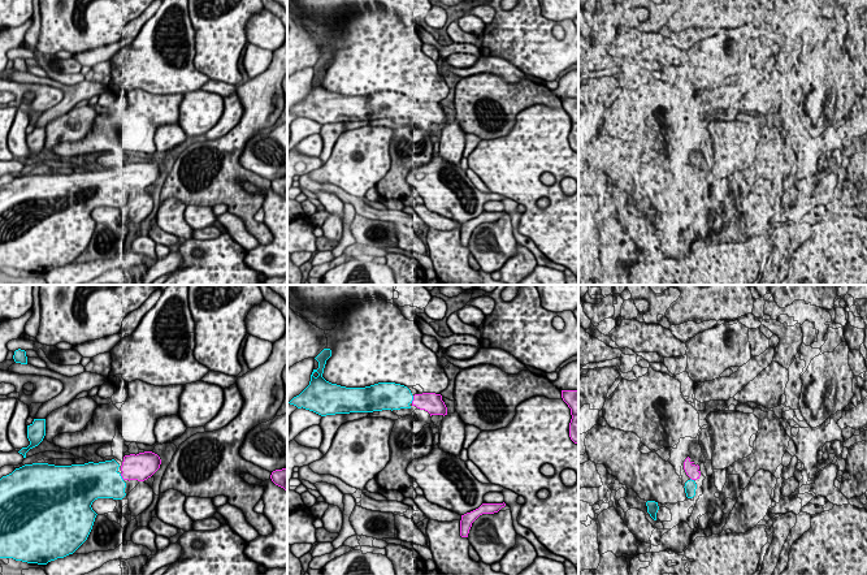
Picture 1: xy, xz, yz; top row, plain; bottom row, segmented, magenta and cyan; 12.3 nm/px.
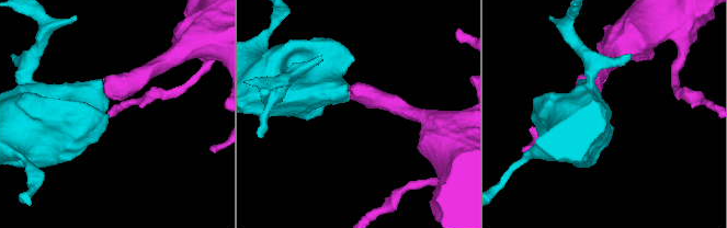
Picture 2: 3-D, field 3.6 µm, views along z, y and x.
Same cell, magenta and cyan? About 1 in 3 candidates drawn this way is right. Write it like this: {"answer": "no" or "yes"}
{"answer": "yes"}

